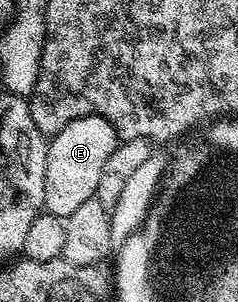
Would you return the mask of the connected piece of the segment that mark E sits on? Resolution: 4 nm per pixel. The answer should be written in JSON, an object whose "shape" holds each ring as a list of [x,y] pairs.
{"shape":[[[89,115],[64,125],[64,129],[60,129],[60,133],[49,140],[46,148],[43,208],[49,214],[64,220],[68,213],[73,213],[79,205],[84,205],[84,201],[93,199],[96,185],[100,181],[100,172],[119,142],[116,129],[112,129],[112,125],[104,121],[104,117]]]}

